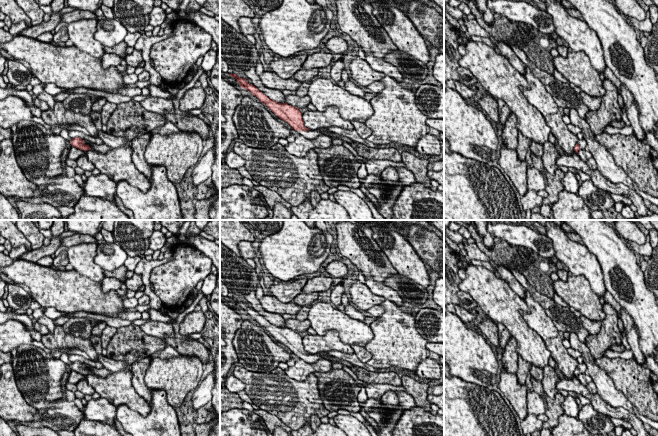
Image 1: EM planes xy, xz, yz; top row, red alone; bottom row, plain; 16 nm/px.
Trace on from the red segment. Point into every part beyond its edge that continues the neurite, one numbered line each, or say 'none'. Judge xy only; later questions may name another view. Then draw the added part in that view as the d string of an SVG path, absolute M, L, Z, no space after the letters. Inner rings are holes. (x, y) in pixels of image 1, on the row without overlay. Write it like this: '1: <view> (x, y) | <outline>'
1: xy (102, 372) | M83 364L83 369L89 369L90 370L89 373L94 373L97 376L103 377L103 378L105 378L107 376L107 372L108 372L105 368L95 369L87 364Z

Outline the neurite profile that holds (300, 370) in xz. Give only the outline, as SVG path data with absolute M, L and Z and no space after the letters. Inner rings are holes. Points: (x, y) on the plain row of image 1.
M321 358L314 363L308 363L299 359L293 366L289 366L285 370L285 373L292 379L304 381L310 374L314 374L315 372L328 372L332 369L332 362L325 358Z

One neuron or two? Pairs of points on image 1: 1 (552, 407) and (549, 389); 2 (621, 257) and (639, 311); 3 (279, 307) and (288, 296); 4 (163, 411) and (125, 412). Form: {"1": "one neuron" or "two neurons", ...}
{"1": "two neurons", "2": "one neuron", "3": "two neurons", "4": "one neuron"}

